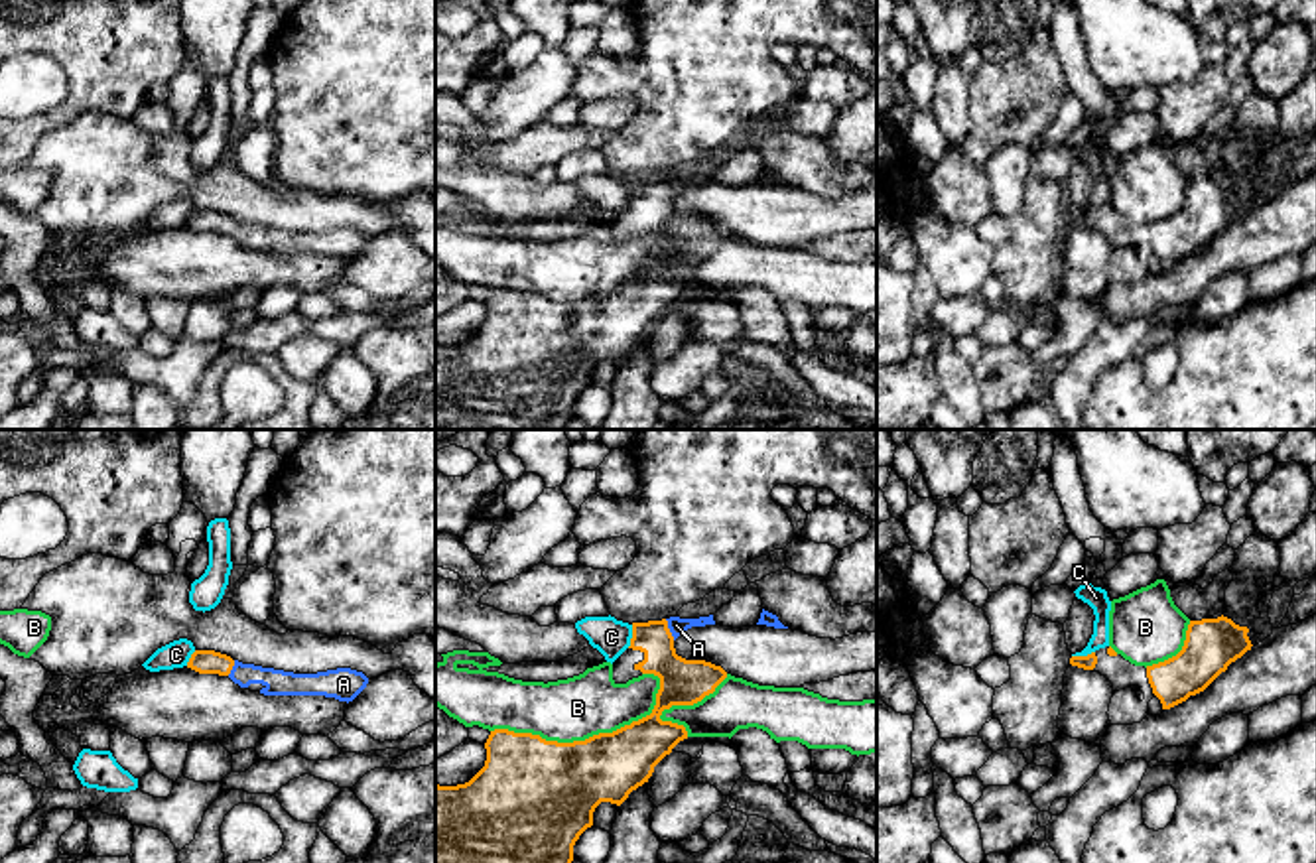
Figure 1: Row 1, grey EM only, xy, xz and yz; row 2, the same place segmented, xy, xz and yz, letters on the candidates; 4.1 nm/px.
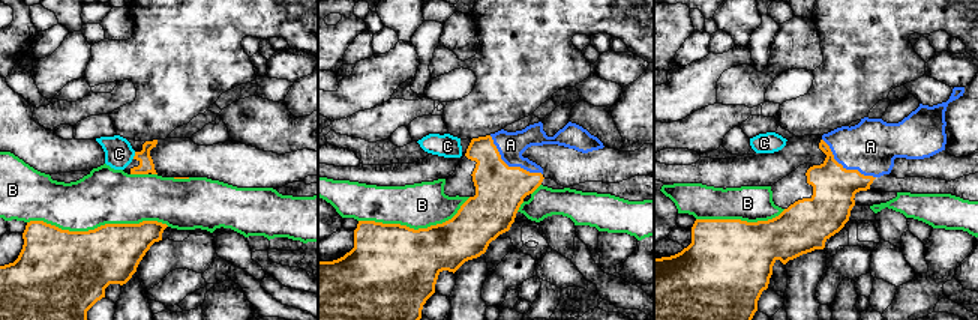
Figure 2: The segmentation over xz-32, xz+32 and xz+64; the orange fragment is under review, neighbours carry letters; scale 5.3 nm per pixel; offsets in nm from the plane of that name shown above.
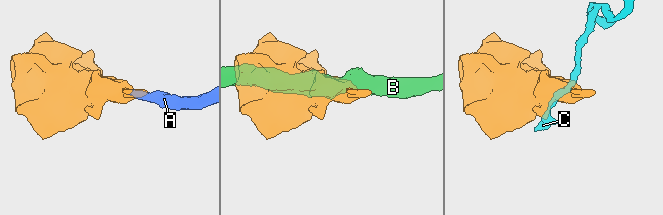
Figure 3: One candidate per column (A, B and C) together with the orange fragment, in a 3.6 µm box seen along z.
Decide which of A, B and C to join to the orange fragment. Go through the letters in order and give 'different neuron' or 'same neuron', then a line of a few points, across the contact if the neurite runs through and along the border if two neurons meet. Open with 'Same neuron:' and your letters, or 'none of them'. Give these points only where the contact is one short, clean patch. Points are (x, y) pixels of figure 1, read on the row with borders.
Same neuron: A
A: same neuron | xz (682, 682), (664, 663), (668, 629), (676, 625)
B: different neuron
C: different neuron | xz (633, 625), (633, 637), (627, 647)

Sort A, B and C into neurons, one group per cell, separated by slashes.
A / B / C

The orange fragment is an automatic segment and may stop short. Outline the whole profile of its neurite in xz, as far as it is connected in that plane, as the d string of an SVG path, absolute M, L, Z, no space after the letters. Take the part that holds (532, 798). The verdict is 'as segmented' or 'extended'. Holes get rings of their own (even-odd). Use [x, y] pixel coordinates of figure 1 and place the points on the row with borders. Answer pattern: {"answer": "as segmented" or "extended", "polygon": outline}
{"answer": "extended", "polygon": "M713 615L632 623L628 648L644 654L634 670L658 676L660 690L652 713L630 725L573 743L508 729L491 731L485 766L469 782L435 784L435 863L571 863L575 841L593 826L595 808L601 802L621 806L688 739L684 725L660 719L662 711L701 701L727 678L721 666L676 654L674 640L688 629L705 625L715 625Z"}

